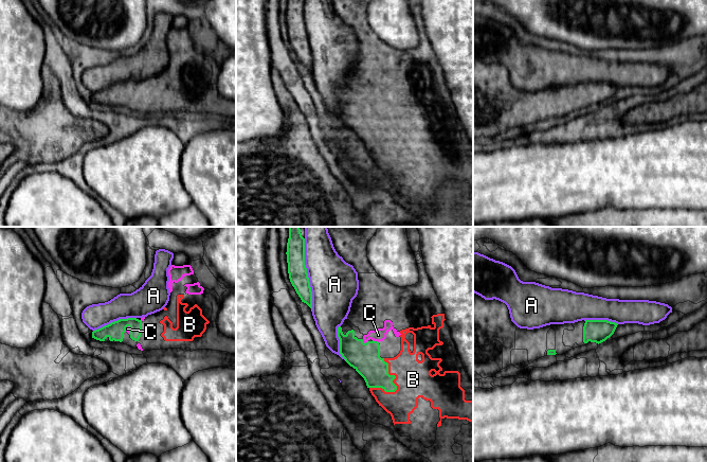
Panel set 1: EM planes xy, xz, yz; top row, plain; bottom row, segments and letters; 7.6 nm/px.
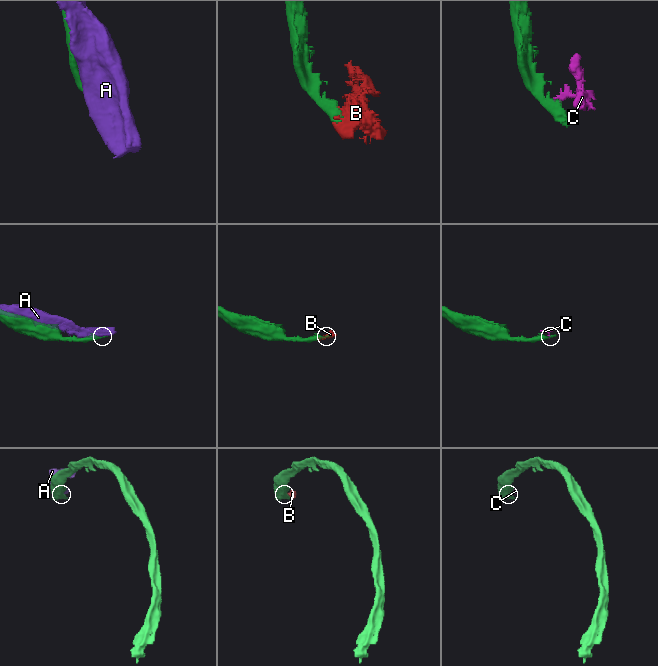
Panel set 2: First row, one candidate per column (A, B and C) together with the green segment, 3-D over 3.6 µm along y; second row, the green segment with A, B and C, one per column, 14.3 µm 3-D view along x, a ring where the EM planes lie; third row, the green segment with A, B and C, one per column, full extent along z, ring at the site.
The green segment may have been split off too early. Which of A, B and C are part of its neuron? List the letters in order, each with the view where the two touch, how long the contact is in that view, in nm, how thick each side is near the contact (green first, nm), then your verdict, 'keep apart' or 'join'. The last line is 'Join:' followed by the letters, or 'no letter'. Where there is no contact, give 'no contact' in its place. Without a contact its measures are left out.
A: contact in xz; length 550 nm; calibres 140 and 360 nm; keep apart
B: contact in xz; length 280 nm; calibres 220 and 280 nm; join
C: contact in xz; length 50 nm; calibres 220 and 100 nm; join
Join: B, C

